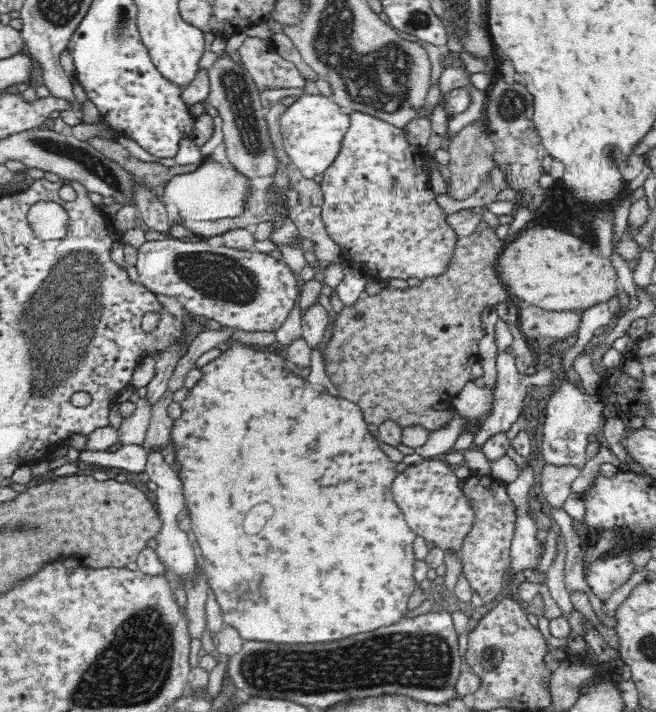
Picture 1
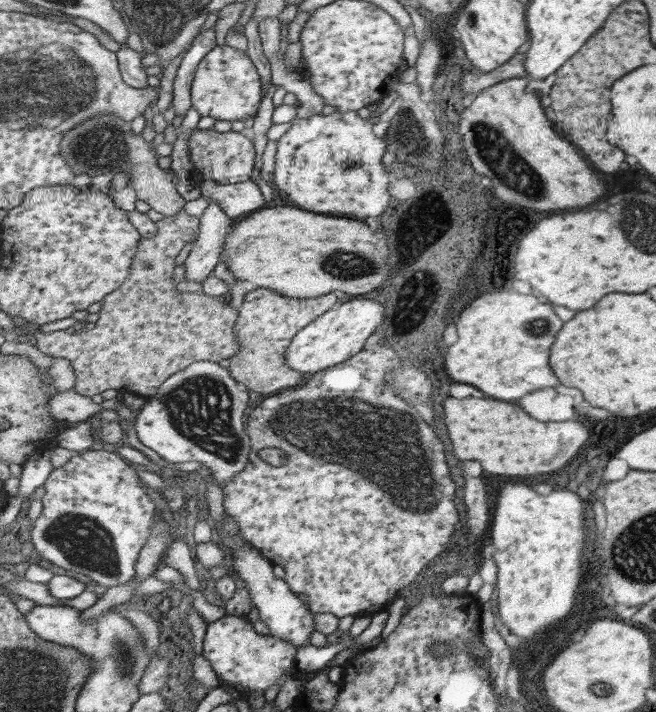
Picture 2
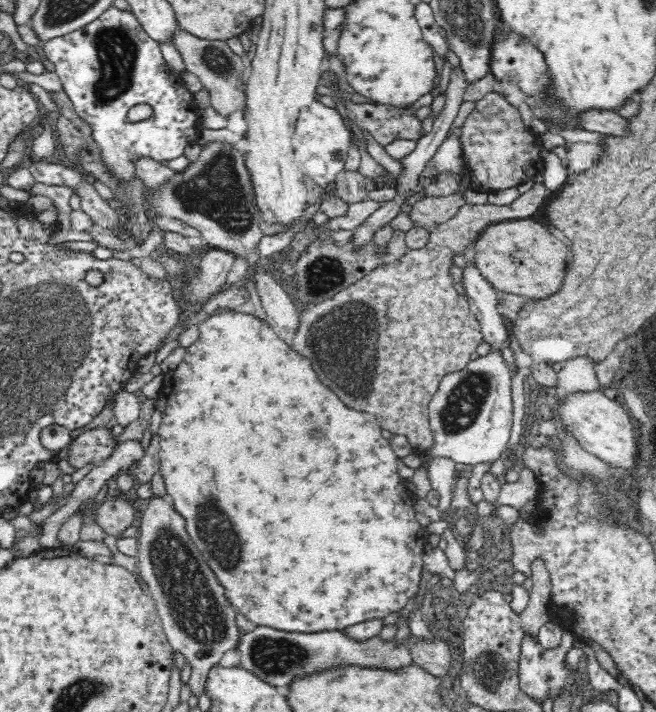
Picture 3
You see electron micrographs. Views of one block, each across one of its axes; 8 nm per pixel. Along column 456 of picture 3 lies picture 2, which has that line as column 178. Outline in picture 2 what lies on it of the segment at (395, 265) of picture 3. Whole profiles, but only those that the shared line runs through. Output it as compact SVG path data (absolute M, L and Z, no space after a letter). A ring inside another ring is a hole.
M181 210L177 216L163 216L163 220L157 222L157 228L159 234L155 238L143 238L143 242L139 244L139 254L135 254L135 264L129 280L115 294L109 294L103 300L103 308L99 312L99 322L95 324L95 328L77 334L73 334L71 330L57 330L51 334L43 334L39 326L21 328L25 334L31 334L37 340L37 348L43 354L51 356L53 360L67 358L73 362L77 370L75 392L81 396L93 398L97 394L101 396L105 390L115 390L115 392L131 392L151 400L157 398L159 390L169 378L173 378L173 374L179 374L189 366L201 362L219 362L221 366L229 366L231 358L243 352L243 346L235 332L237 322L241 318L239 316L241 310L231 308L225 296L217 298L207 292L203 292L205 296L195 292L181 292L177 290L177 284L173 280L177 256L193 240L193 236L201 232L201 218Z

